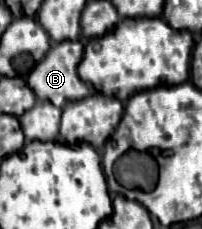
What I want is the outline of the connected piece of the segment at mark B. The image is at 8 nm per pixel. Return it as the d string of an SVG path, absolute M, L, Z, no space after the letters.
M63 40L61 44L53 44L51 50L45 54L45 60L41 60L41 64L37 64L37 68L33 68L33 72L29 72L29 76L27 76L29 88L33 88L37 98L49 100L51 104L55 104L59 108L65 106L67 102L85 98L89 94L89 88L77 74L77 64L81 62L81 56L83 56L83 44L79 40L75 40L75 42Z

